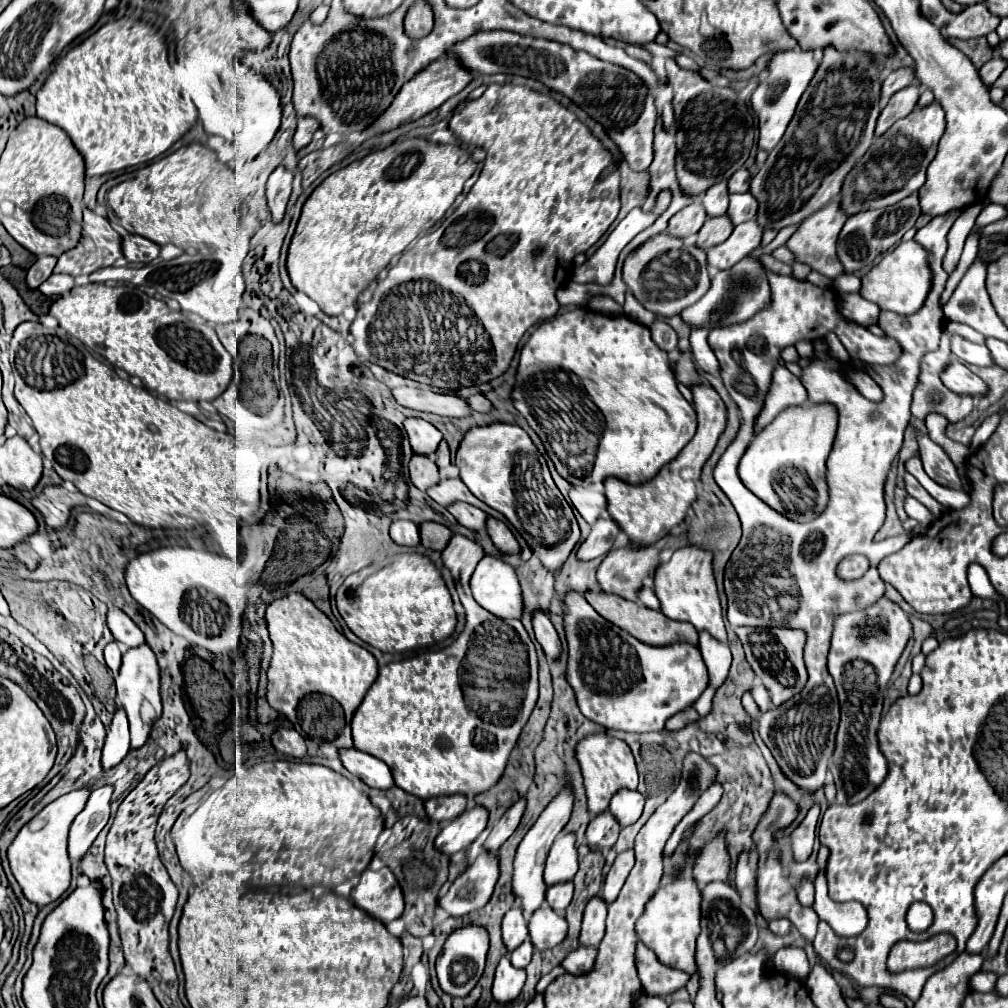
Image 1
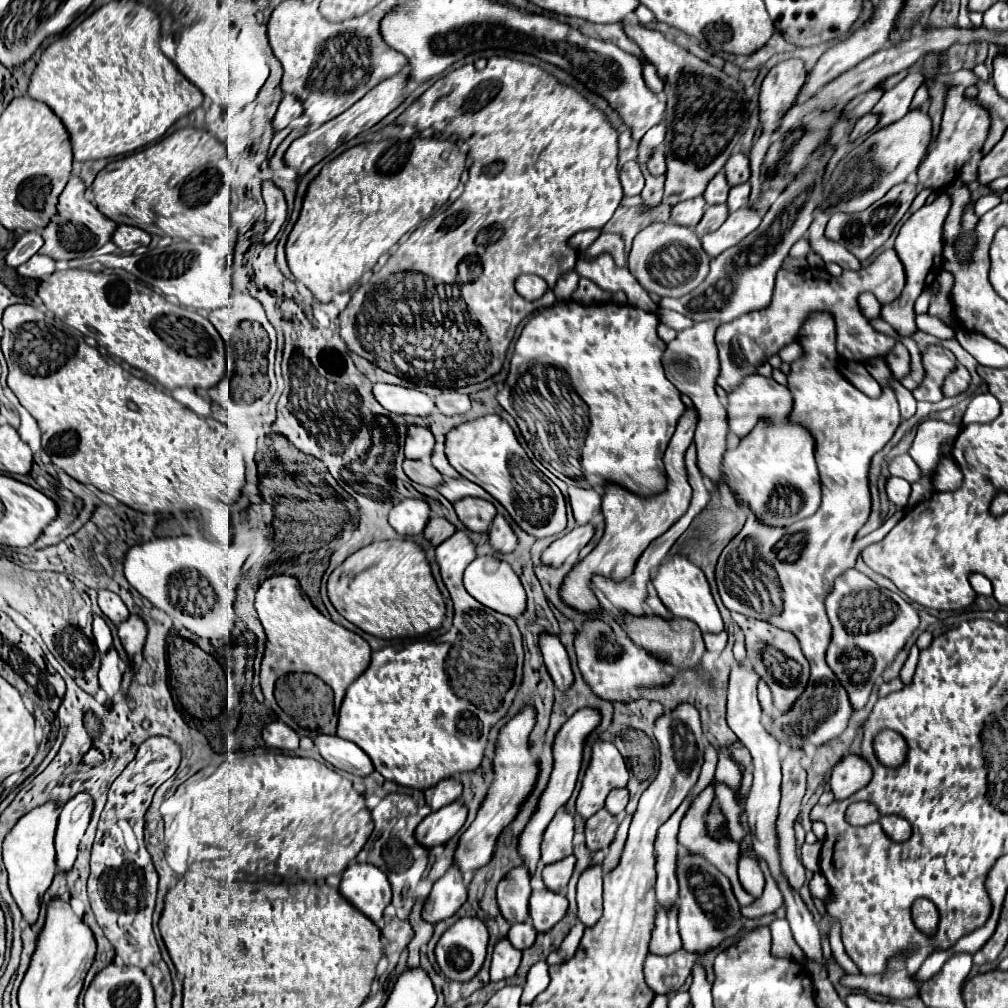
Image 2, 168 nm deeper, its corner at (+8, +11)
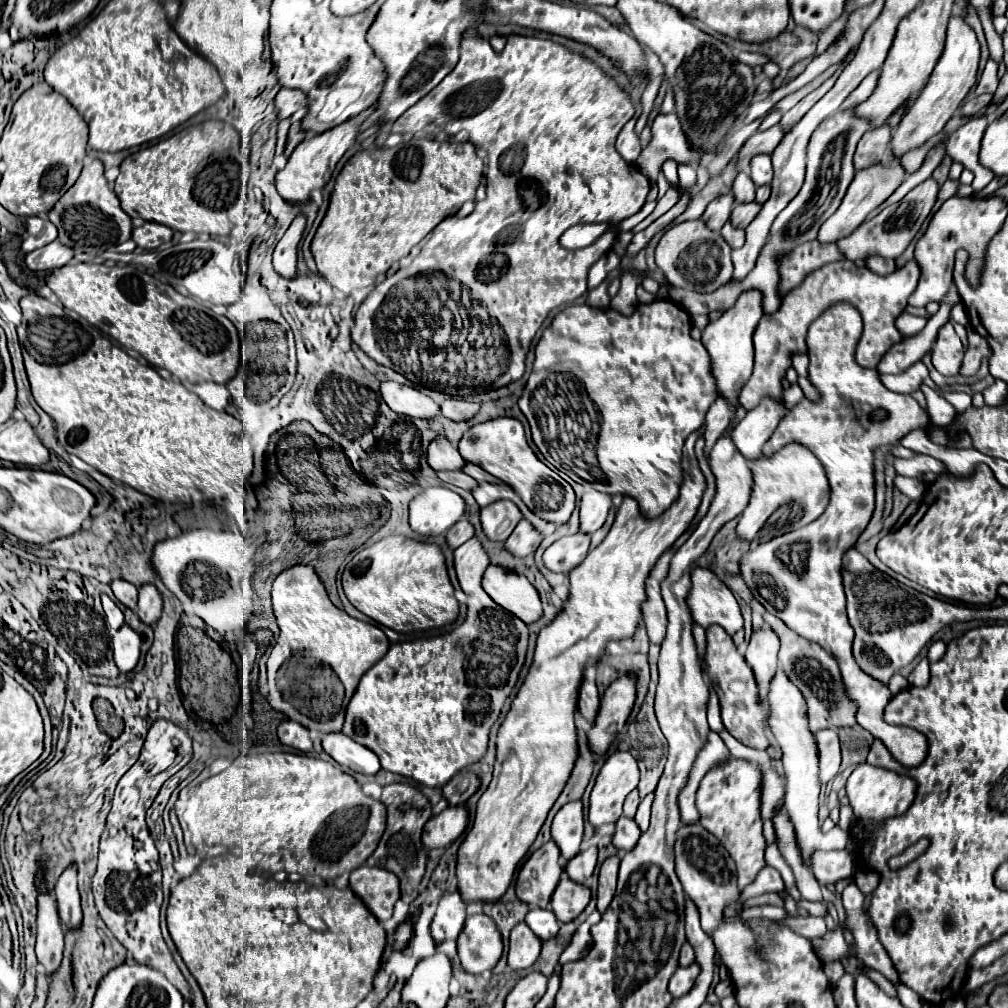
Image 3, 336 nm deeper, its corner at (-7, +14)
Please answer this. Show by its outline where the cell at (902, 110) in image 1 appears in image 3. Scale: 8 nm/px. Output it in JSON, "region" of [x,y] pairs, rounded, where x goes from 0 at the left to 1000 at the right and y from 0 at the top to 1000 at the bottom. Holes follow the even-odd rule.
{"region":[[[870,125],[864,127],[850,143],[848,151],[848,167],[860,167],[864,163],[870,163],[878,157],[880,145],[884,139],[884,129],[882,125]]]}

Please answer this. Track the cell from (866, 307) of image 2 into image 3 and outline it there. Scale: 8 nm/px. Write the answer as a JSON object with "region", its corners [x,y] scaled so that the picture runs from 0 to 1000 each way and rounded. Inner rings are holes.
{"region":[[[894,310],[888,317],[888,323],[890,327],[896,331],[896,333],[906,333],[906,331],[912,331],[914,325],[920,321],[918,315],[912,315],[912,313],[904,313],[900,310]]]}

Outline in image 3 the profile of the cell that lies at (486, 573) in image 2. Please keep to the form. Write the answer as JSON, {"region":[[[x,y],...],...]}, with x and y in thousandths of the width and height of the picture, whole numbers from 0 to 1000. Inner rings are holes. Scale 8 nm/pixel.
{"region":[[[485,560],[479,569],[479,585],[501,605],[527,619],[537,613],[537,595],[531,581],[509,565]]]}

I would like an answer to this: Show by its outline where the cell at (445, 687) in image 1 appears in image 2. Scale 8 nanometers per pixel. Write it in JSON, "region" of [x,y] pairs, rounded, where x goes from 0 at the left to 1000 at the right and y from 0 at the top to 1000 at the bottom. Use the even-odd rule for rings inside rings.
{"region":[[[458,527],[433,543],[438,576],[450,598],[448,624],[435,636],[371,646],[365,664],[345,682],[335,705],[333,729],[361,743],[379,771],[401,781],[421,785],[452,767],[472,763],[486,723],[506,703],[506,686],[516,682],[520,646],[510,614],[480,602],[458,580],[458,568],[470,555],[470,539]]]}

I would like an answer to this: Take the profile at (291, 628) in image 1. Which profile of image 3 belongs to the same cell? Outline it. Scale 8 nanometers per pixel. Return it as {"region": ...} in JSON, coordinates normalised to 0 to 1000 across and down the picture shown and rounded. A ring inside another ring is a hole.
{"region":[[[291,562],[287,565],[281,565],[273,577],[271,577],[271,607],[275,613],[275,619],[279,623],[277,635],[267,651],[265,667],[267,667],[267,683],[269,683],[269,700],[283,710],[287,710],[293,716],[299,716],[305,720],[305,712],[297,708],[289,698],[281,696],[279,687],[275,683],[275,665],[277,661],[293,647],[305,647],[307,651],[313,651],[313,655],[318,655],[320,659],[326,659],[332,669],[342,679],[342,687],[348,692],[358,671],[372,661],[386,645],[386,635],[380,629],[378,623],[372,619],[364,619],[358,615],[348,613],[344,607],[330,601],[326,595],[322,581],[314,573],[313,565],[309,562]]]}

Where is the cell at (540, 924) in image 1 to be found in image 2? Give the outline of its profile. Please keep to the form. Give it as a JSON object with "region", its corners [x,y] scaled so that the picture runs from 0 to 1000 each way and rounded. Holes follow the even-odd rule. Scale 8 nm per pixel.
{"region":[[[530,884],[526,890],[526,912],[532,924],[548,922],[563,904],[563,892],[550,884]]]}

